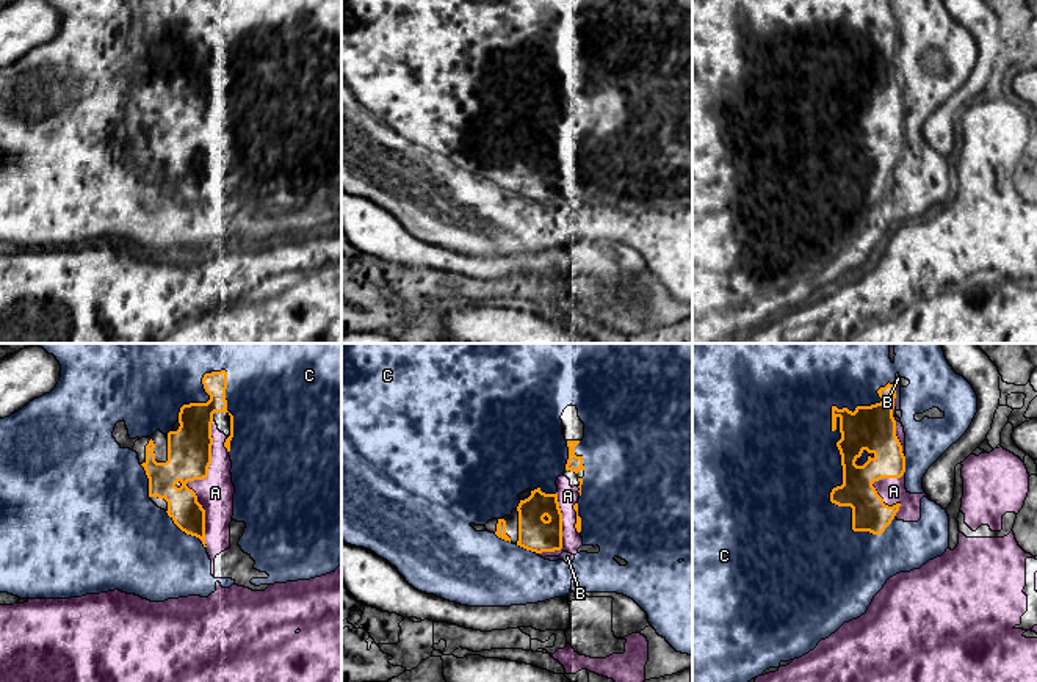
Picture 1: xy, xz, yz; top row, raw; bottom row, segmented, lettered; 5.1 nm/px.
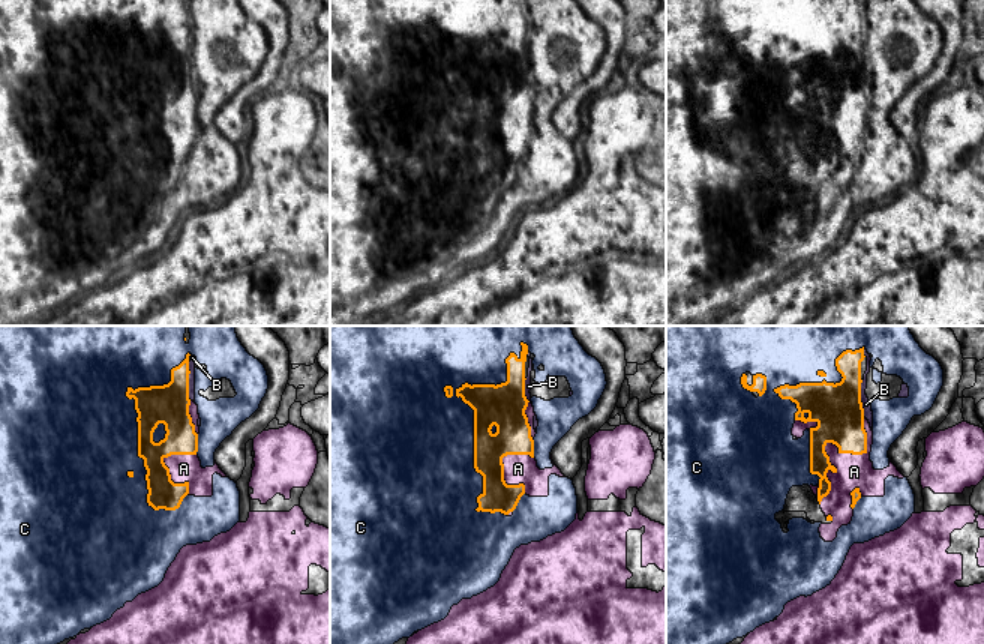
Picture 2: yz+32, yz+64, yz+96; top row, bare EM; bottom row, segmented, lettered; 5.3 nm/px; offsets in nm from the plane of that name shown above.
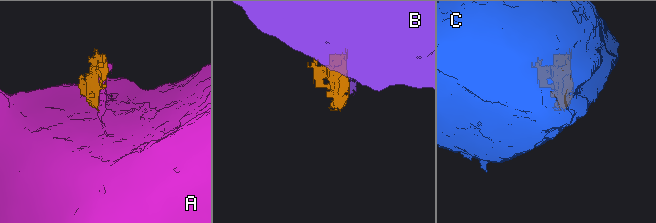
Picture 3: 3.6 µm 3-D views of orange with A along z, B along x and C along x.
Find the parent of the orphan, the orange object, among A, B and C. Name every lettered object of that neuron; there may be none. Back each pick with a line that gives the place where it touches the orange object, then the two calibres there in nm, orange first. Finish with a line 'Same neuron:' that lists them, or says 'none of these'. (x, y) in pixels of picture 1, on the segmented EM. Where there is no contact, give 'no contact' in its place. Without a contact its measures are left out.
C: meets orange in yz at (841, 438); 240 nm thick on the orange side, 440 nm on the other
Same neuron: C

